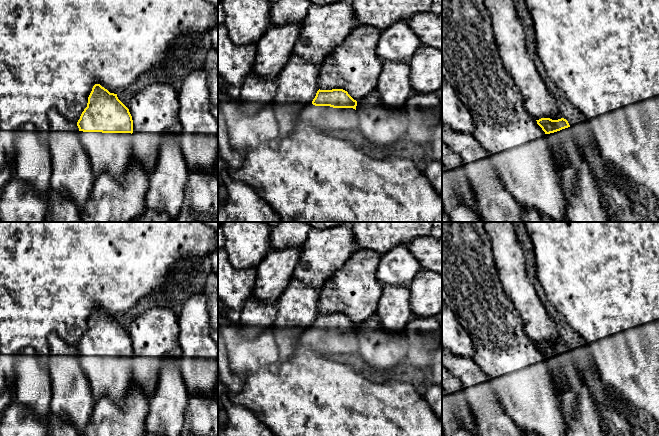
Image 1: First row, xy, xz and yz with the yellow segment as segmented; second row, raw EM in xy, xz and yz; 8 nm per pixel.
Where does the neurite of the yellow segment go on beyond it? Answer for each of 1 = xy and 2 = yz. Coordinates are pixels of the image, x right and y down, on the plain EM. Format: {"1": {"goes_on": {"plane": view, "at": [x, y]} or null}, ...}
{"1": {"goes_on": {"plane": "xy", "at": [111, 377]}}, "2": {"goes_on": {"plane": "yz", "at": [586, 420]}}}

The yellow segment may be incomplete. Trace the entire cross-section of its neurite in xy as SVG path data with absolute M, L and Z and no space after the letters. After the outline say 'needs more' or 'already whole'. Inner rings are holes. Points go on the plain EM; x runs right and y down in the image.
M95 308L77 350L95 401L105 396L122 402L133 383L133 344L117 318Z; needs more

